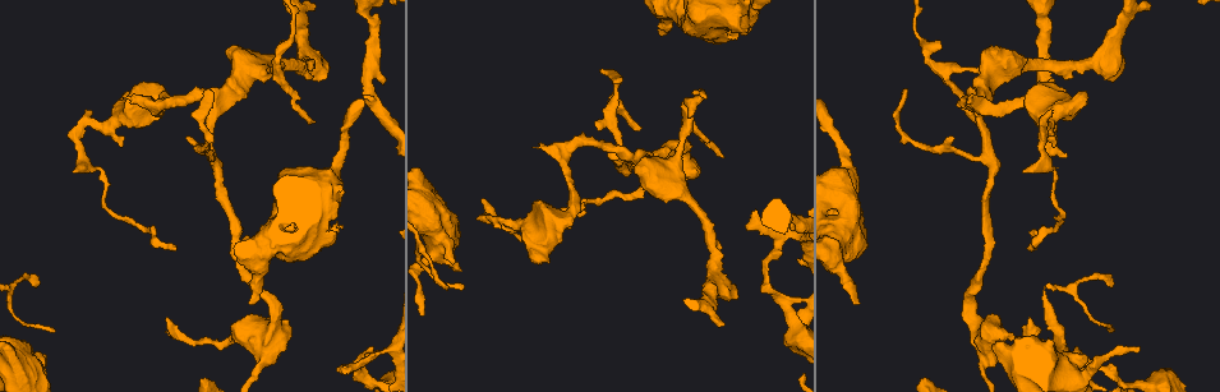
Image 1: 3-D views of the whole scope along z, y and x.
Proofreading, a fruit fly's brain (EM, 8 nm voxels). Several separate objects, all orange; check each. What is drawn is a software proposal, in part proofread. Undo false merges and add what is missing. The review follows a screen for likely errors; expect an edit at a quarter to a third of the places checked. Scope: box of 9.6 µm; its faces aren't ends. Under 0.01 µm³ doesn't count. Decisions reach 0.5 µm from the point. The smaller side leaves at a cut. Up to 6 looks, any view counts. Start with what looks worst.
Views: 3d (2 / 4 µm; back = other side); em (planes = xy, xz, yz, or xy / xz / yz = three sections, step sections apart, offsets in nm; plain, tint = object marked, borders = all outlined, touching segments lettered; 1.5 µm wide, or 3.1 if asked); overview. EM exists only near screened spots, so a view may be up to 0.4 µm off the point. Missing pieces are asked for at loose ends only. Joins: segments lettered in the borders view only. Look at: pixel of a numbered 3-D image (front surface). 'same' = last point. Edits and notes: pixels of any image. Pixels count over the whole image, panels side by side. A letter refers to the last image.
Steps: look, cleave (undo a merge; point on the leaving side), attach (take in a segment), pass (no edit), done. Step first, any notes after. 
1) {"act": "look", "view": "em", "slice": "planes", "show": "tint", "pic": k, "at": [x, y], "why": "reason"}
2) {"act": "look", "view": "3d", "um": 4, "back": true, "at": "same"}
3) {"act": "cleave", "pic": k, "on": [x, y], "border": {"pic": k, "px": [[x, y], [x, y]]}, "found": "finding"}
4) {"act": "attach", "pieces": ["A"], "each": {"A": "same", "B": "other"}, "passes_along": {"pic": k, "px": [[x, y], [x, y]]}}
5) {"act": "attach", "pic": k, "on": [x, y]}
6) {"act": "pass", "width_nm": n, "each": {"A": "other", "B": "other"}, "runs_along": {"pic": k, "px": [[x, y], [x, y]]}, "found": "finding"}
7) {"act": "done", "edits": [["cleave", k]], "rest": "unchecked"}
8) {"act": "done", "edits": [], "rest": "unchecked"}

{"act": "look", "view": "em", "slice": "planes", "show": "borders", "pic": 1, "at": [122, 145], "why": "free end"}

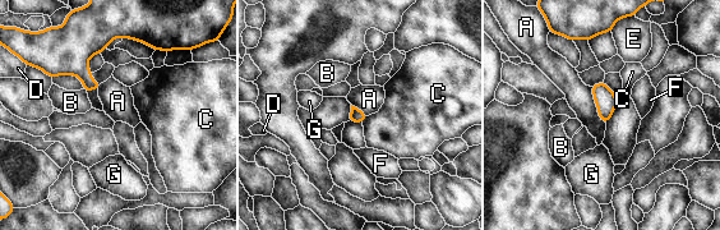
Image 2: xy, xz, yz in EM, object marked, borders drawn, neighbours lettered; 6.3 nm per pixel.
{"act": "pass", "each": {"A": "other", "B": "other", "C": "other", "D": "other", "E": "other", "F": "other", "G": "other"}, "border": {"pic": 2, "px": [[590, 87], [596, 113], [605, 124]]}, "found": "no lettered segment goes on from it"}

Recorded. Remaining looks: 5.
{"act": "look", "view": "3d", "um": 4, "pic": 1, "at": [857, 303], "why": "free end"}

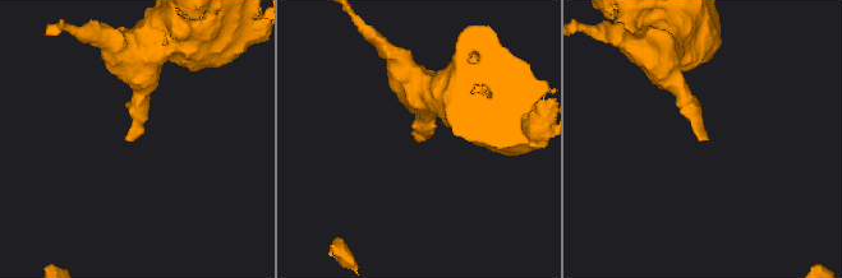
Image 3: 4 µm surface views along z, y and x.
{"act": "look", "view": "em", "slice": "planes", "show": "plain", "pic": 3, "at": [133, 141], "why": "need the tissue"}

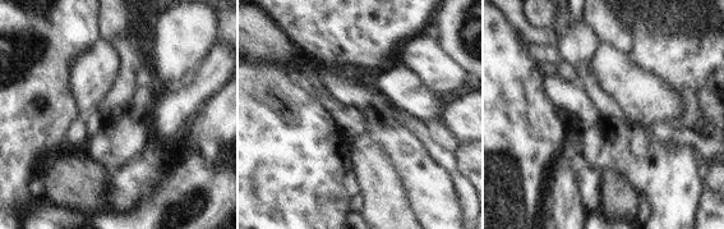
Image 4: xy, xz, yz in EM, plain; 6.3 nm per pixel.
{"act": "look", "view": "em", "slice": "planes", "show": "borders", "at": "same", "why": "see the neighbours"}

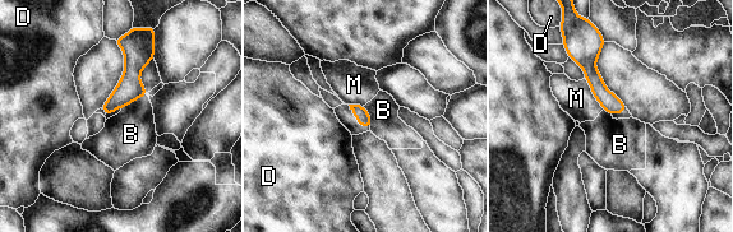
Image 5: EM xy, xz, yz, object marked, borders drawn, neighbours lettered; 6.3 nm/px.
{"act": "pass", "longest_contact_nm": ["M", 240], "each": {"B": "other", "D": "other", "M": "other"}, "found": "no lettered segment goes on from it"}

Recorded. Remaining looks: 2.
{"act": "look", "view": "em", "slice": "planes", "show": "borders", "pic": 1, "at": [373, 354], "why": "abrupt turn"}

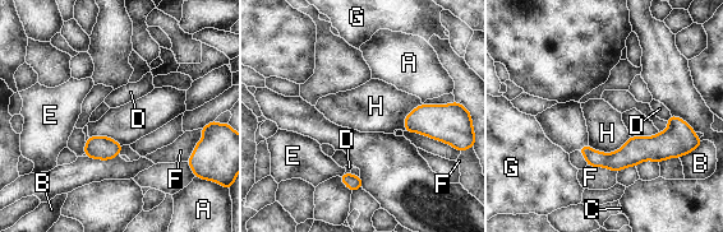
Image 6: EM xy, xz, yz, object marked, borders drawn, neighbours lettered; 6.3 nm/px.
{"act": "pass", "width_nm": 80, "longest_contact_nm": ["H", 280], "each": {"A": "other", "B": "other", "C": "other", "D": "other", "E": "other", "F": "other", "G": "other", "H": "other"}, "found": "all the same neuron"}

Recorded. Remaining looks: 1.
{"act": "done", "edits": [], "rest": "unchecked"}

